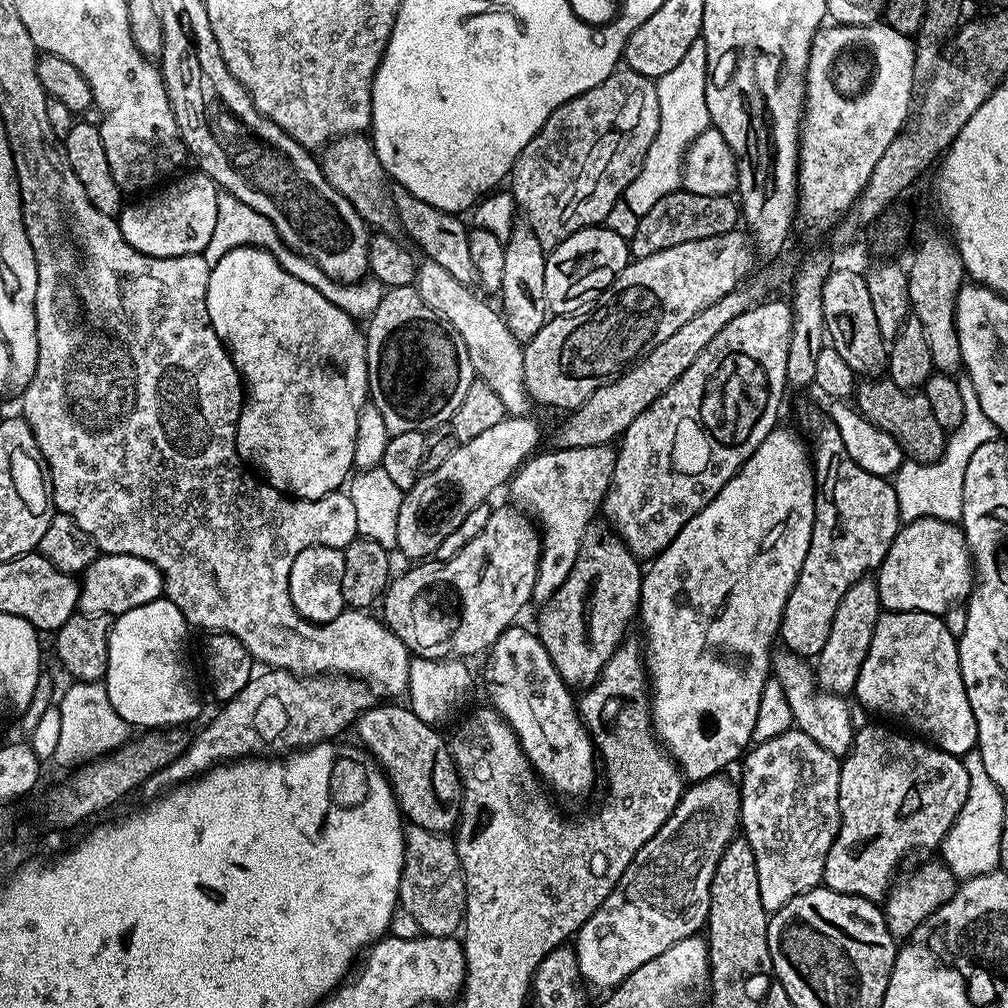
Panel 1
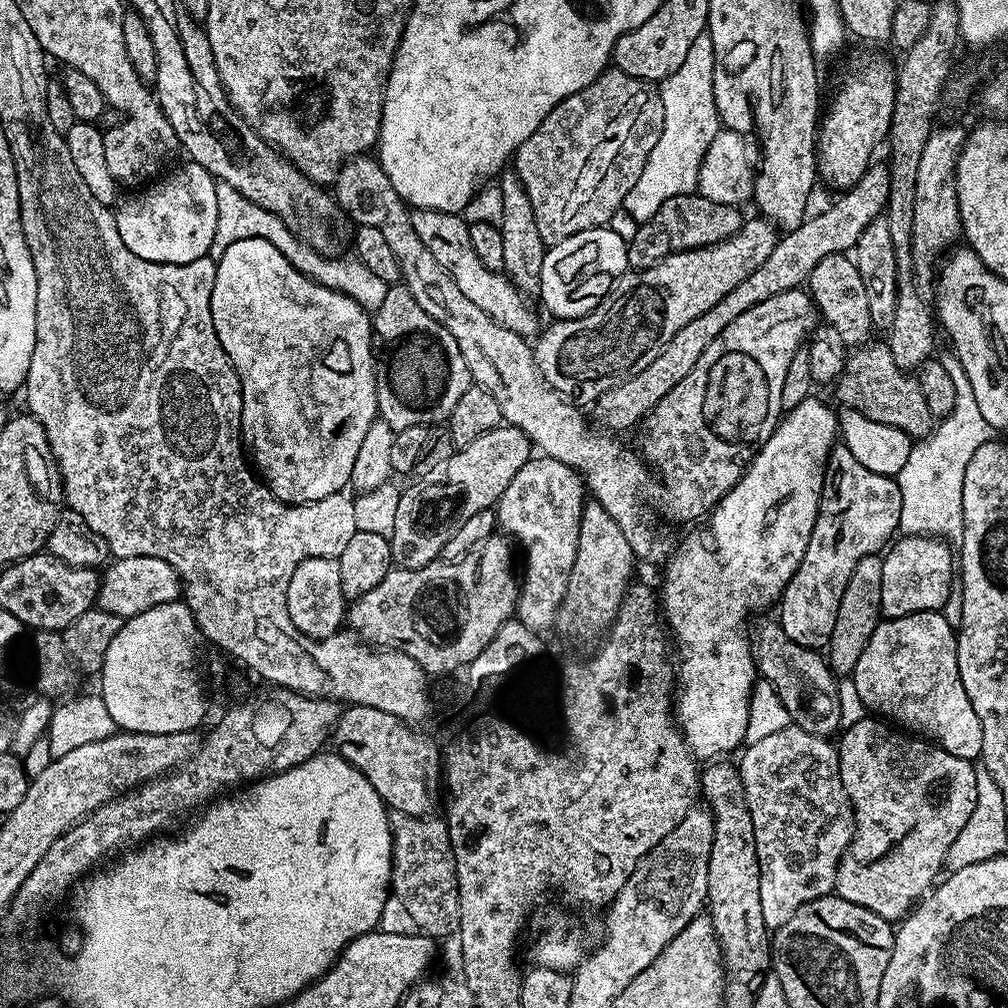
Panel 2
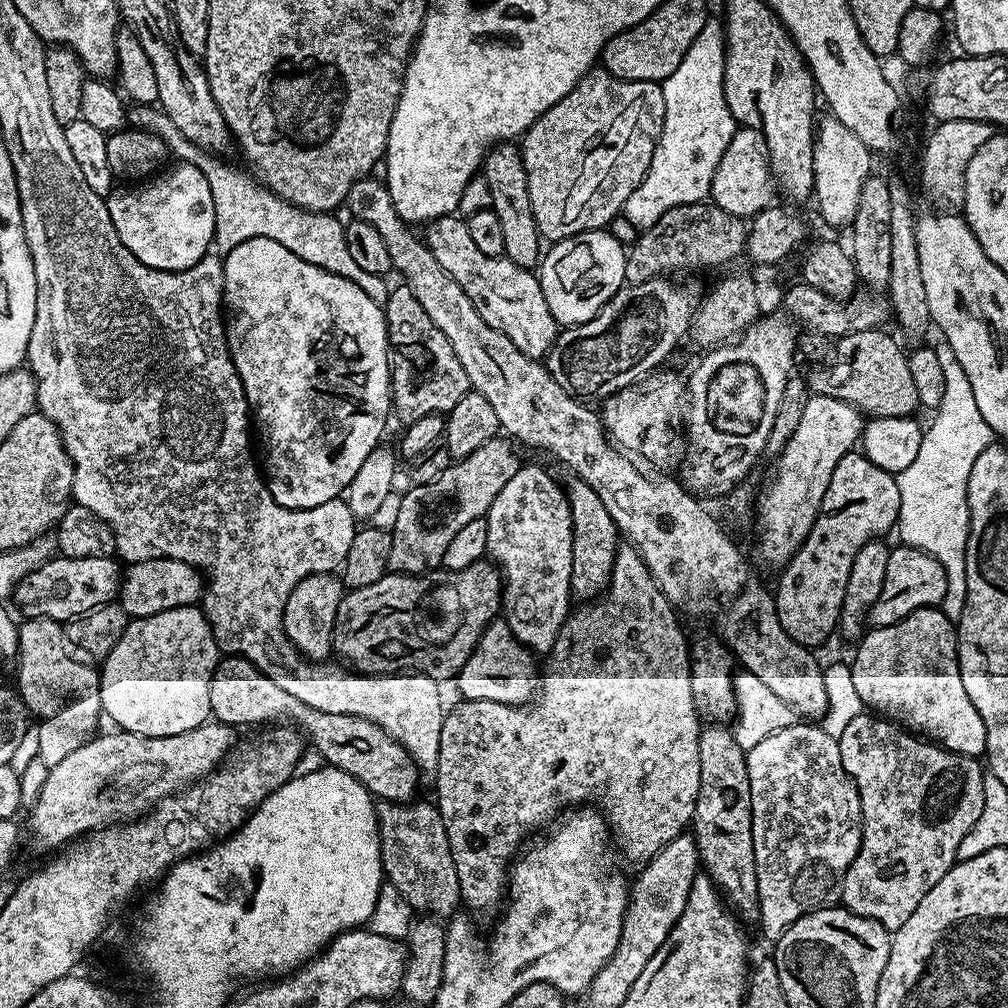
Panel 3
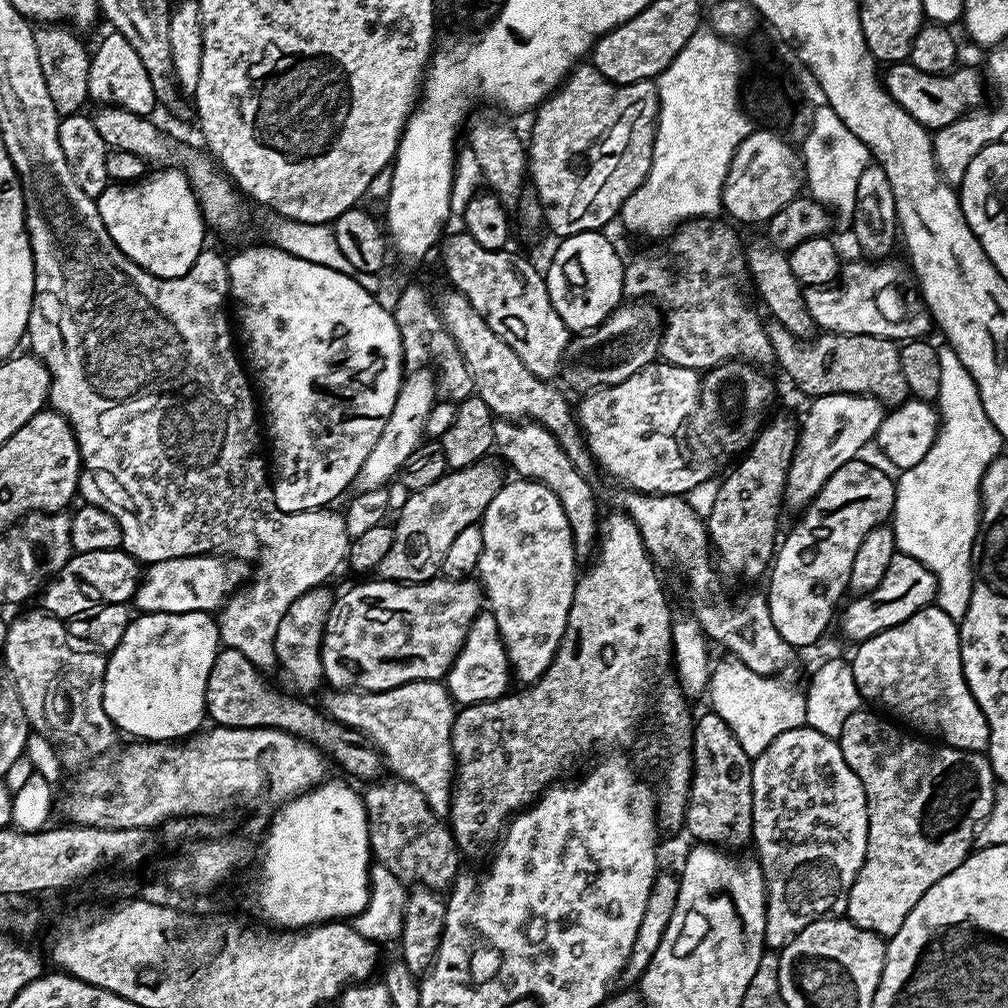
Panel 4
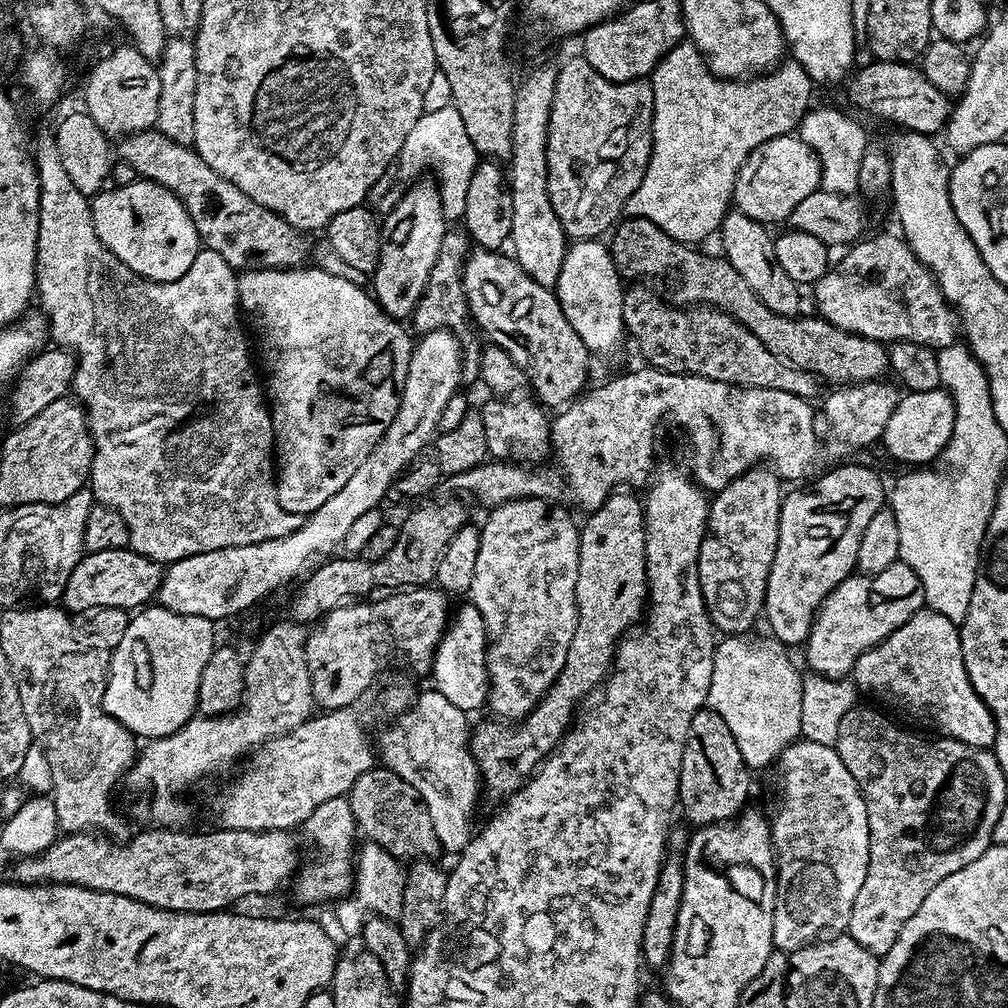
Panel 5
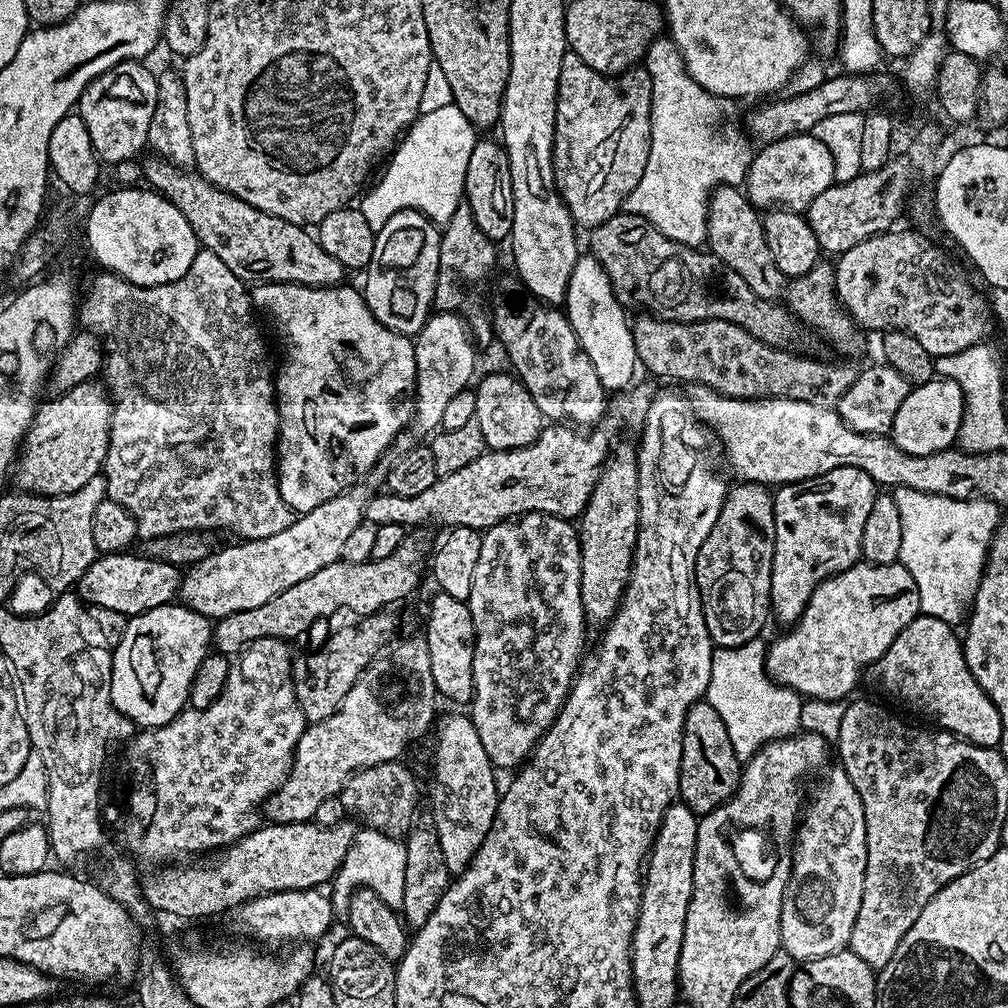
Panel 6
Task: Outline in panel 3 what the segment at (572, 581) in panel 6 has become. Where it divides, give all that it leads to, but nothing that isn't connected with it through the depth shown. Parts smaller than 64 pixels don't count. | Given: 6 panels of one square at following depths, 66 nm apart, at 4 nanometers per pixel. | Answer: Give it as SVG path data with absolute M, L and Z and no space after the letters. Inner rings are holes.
M525 463L516 473L506 486L502 486L502 494L494 498L490 506L487 517L488 529L486 530L486 542L488 543L487 555L491 563L497 565L502 573L502 619L508 623L512 635L515 636L519 644L536 654L547 654L554 646L558 638L558 630L564 625L564 619L567 618L570 605L568 603L574 600L572 594L572 519L570 518L570 506L568 505L568 493L563 483L559 484L550 473L544 468L539 468L536 464Z

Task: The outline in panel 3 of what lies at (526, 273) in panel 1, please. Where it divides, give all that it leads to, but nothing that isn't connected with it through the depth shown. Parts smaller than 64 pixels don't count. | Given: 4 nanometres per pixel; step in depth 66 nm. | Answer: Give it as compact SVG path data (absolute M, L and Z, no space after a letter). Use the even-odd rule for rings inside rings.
M515 143L495 145L484 158L482 175L490 186L491 210L498 214L502 226L504 255L518 266L535 269L542 259L542 237L534 222L534 206L530 206L530 186L526 186L526 166Z

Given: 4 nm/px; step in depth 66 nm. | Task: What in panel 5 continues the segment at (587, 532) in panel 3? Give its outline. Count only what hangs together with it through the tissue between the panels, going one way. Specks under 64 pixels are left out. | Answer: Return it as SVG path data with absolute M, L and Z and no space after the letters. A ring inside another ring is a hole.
M488 398L484 408L479 409L482 418L482 426L486 426L486 446L488 455L493 461L512 461L517 466L536 466L539 460L550 456L552 449L551 423L547 411L535 399L512 400L516 398Z

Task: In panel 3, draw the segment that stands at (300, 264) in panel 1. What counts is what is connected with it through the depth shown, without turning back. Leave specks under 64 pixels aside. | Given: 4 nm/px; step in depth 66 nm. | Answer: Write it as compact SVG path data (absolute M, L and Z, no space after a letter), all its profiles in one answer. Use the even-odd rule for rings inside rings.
M226 164L203 165L206 182L210 182L210 198L214 198L214 218L216 229L212 235L215 255L223 258L234 246L250 238L270 238L270 242L279 242L286 246L290 254L318 266L330 274L338 274L357 284L378 305L388 303L389 281L378 274L366 274L358 262L354 262L350 250L346 250L344 234L345 221L339 220L332 212L305 212L287 204L283 198L274 195L263 183L250 180L244 173L230 168Z

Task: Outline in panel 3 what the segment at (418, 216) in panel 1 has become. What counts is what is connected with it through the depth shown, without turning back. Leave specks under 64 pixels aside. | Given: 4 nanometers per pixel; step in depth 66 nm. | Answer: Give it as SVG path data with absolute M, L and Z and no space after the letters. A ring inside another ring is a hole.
M459 215L439 216L427 225L428 233L422 239L427 244L430 254L458 286L474 302L474 310L494 330L506 334L522 354L532 360L543 361L555 343L558 325L550 306L546 306L546 294L542 294L539 275L533 269L518 266L507 256L482 254L478 245L470 238L467 219Z

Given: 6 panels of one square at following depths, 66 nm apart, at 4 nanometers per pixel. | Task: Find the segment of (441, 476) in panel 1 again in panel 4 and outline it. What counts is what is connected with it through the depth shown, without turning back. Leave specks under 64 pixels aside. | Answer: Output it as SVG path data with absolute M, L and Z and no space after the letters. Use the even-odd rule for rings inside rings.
M485 458L469 468L449 470L442 478L438 478L438 482L405 495L400 517L397 518L396 524L394 523L394 542L390 546L390 554L382 558L378 569L379 579L417 584L423 580L433 579L440 572L440 563L442 558L446 558L446 549L450 547L450 542L454 542L455 536L461 530L466 530L466 526L481 523L486 506L490 506L490 498L494 498L494 494L498 494L498 490L506 482L506 476L500 473L501 465L491 464L490 461L491 459Z

